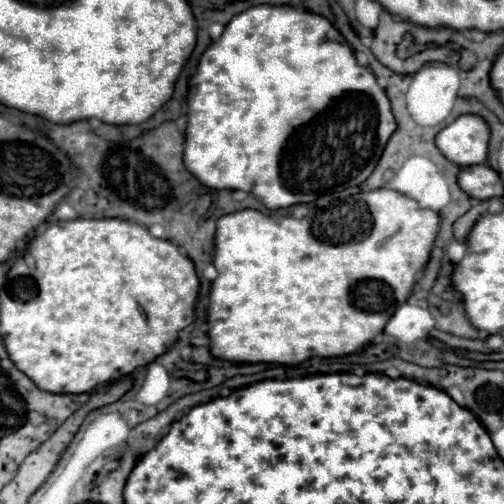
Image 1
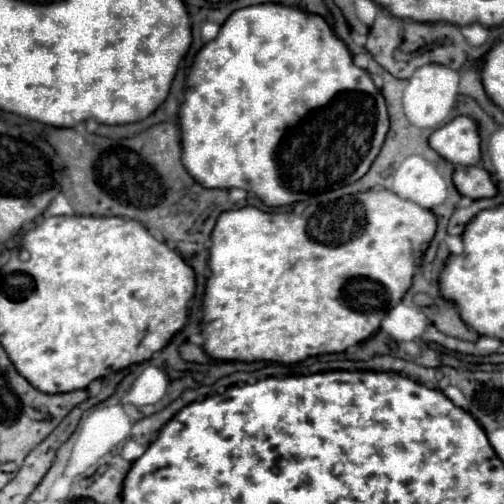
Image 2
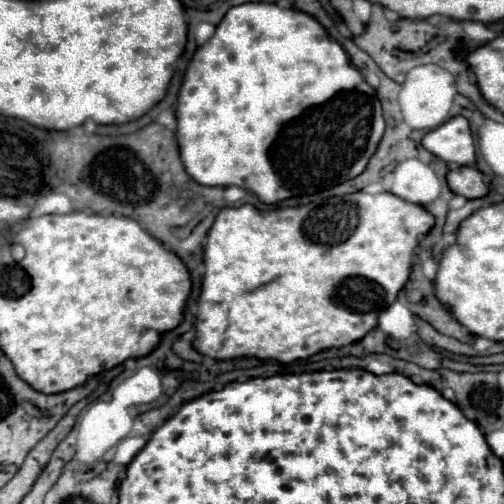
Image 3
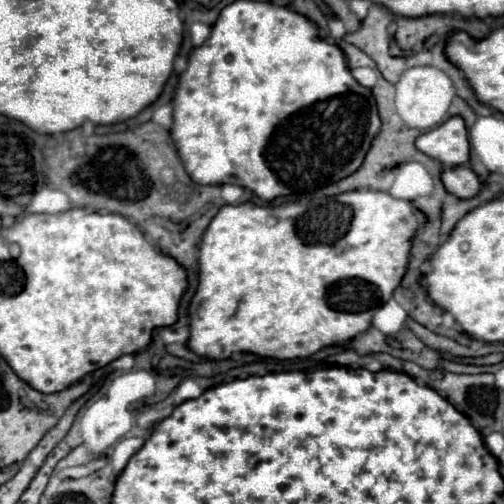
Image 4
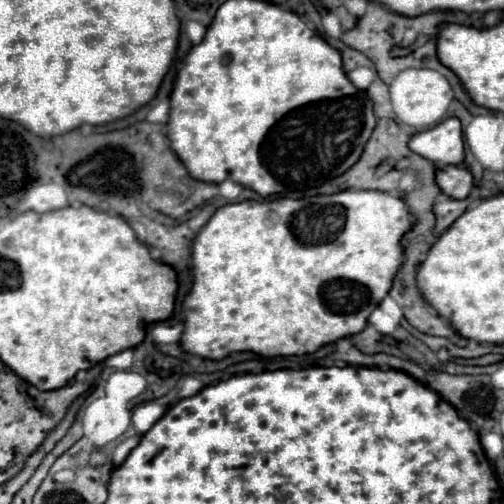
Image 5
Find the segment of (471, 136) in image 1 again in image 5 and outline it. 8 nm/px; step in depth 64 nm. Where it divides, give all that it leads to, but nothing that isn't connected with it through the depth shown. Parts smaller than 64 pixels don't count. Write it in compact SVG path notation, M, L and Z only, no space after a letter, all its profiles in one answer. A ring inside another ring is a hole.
M446 118L410 140L410 150L432 160L436 166L464 162L464 132L458 118Z

